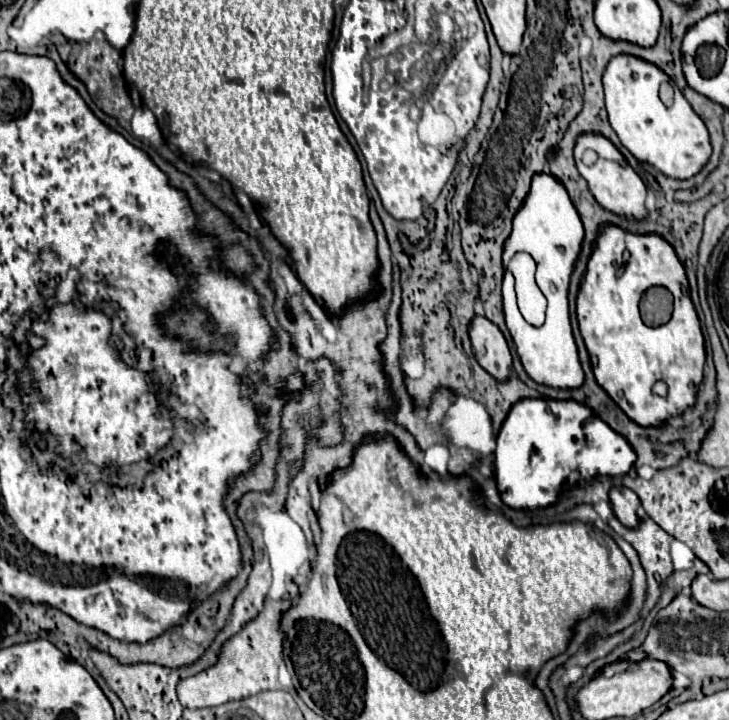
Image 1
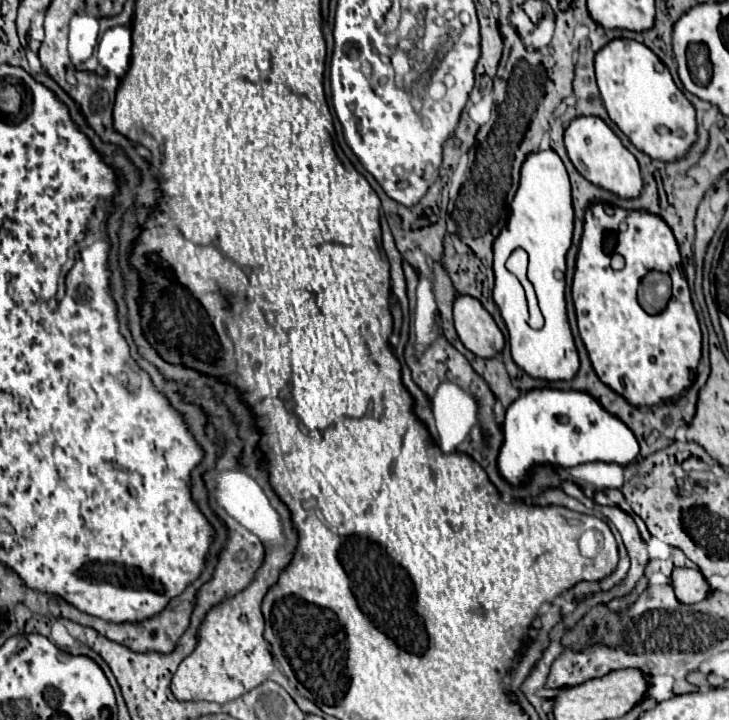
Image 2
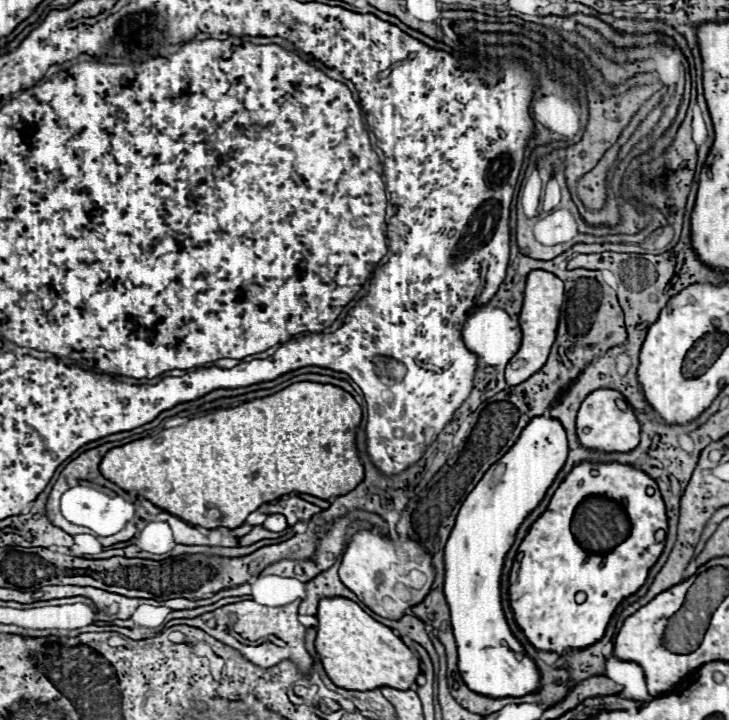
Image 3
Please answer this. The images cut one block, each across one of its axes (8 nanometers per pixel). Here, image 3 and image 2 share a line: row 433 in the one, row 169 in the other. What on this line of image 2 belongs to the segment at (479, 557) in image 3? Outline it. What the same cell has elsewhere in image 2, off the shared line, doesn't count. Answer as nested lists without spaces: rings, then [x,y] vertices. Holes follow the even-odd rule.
[[[544,150],[530,154],[522,166],[522,178],[520,178],[520,188],[512,200],[510,206],[510,220],[498,234],[494,242],[494,276],[496,280],[506,280],[506,268],[504,262],[512,254],[514,248],[524,248],[530,256],[530,270],[528,270],[528,280],[532,280],[536,294],[538,294],[538,304],[540,310],[544,312],[546,324],[542,330],[532,330],[526,328],[526,324],[510,324],[506,320],[506,328],[510,334],[510,348],[512,348],[512,358],[514,362],[532,378],[542,378],[542,380],[570,380],[578,372],[578,352],[574,346],[574,338],[570,332],[568,316],[566,316],[566,300],[564,300],[564,288],[566,288],[566,252],[572,246],[572,232],[574,232],[574,208],[572,208],[572,196],[570,196],[570,182],[566,168],[558,154],[554,150]]]

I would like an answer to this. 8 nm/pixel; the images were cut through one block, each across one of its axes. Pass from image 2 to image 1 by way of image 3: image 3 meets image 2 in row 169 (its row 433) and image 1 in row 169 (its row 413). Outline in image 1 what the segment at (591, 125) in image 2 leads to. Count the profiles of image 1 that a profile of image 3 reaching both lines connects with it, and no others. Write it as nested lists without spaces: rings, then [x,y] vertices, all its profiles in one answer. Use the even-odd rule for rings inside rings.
[[[582,134],[576,140],[576,146],[574,146],[574,158],[576,158],[578,172],[584,176],[584,180],[590,186],[592,196],[596,198],[596,202],[604,210],[608,210],[612,214],[618,214],[618,216],[634,218],[634,220],[646,218],[646,206],[644,206],[646,186],[644,186],[642,178],[632,170],[632,166],[624,160],[624,156],[614,148],[614,144],[610,140],[606,140],[600,134]],[[586,150],[594,150],[598,154],[598,160],[590,166],[582,162],[582,156],[584,156]]]

